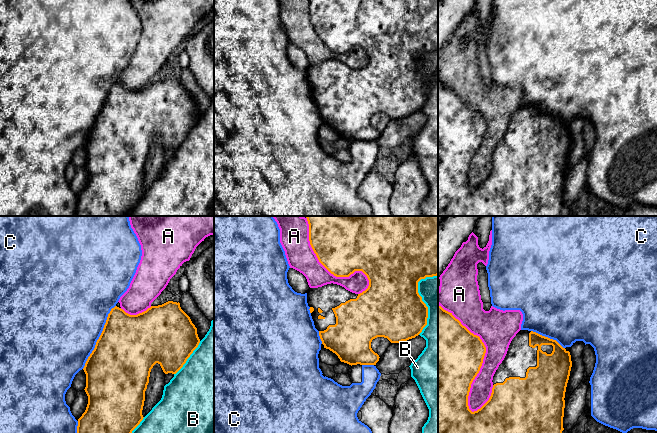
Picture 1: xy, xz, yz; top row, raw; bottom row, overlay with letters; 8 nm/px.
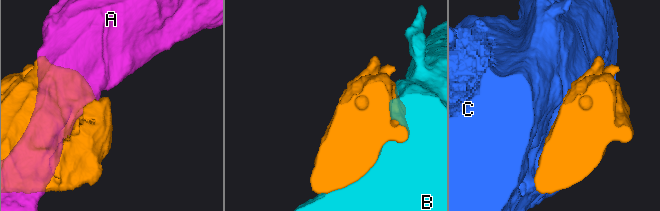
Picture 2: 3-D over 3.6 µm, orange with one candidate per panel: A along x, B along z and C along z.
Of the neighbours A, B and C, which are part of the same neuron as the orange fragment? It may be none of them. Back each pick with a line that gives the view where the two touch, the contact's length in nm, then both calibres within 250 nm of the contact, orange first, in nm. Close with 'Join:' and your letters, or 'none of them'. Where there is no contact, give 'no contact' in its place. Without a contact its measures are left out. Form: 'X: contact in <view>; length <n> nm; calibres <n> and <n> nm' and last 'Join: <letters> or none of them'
Join: none of them

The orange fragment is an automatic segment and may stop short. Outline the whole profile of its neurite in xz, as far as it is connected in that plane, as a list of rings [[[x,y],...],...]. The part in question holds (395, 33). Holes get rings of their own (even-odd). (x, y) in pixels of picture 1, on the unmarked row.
[[[309,0],[309,17],[319,38],[336,53],[349,53],[355,47],[362,47],[369,56],[368,64],[360,70],[352,69],[337,60],[327,60],[318,64],[310,64],[307,68],[307,79],[315,104],[324,124],[335,129],[341,138],[349,141],[376,141],[379,131],[371,124],[371,118],[377,113],[387,114],[391,119],[400,119],[418,112],[427,101],[428,83],[418,69],[418,58],[426,53],[438,51],[438,0]]]

